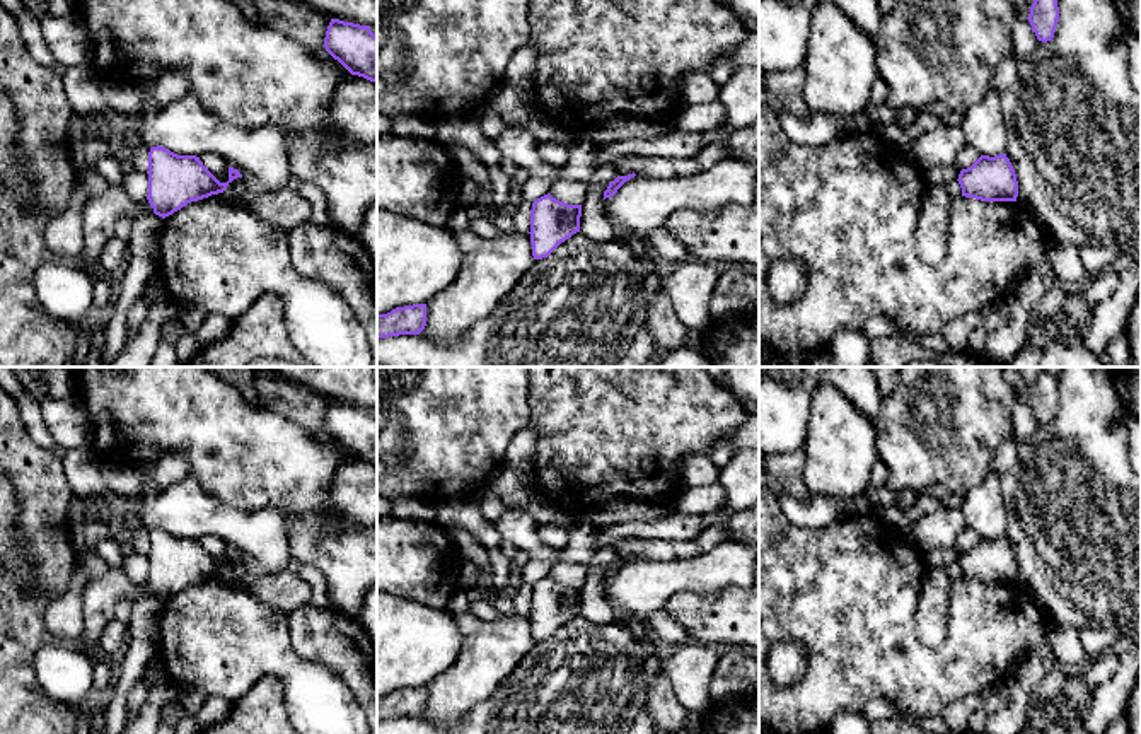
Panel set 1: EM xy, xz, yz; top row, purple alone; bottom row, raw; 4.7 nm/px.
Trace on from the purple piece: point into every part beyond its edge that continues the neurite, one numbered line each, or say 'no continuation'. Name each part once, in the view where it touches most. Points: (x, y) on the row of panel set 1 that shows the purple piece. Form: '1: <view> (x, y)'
no continuation

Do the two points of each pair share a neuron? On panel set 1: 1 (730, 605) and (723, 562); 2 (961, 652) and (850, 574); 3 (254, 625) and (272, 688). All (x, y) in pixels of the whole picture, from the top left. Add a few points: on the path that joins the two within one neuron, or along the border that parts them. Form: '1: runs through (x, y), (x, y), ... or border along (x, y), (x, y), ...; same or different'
1: border along (741, 586), (713, 591), (691, 591), (686, 588); different
2: runs through (930, 656), (921, 656), (870, 605); same
3: border along (237, 700), (275, 675), (287, 710); different

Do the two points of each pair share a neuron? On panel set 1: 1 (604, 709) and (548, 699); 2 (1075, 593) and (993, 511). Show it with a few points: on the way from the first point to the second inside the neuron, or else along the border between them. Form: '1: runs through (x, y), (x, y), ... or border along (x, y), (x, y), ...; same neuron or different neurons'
1: runs through (590, 699), (561, 699); same neuron
2: border along (1000, 485), (1007, 511), (1005, 535); different neurons

